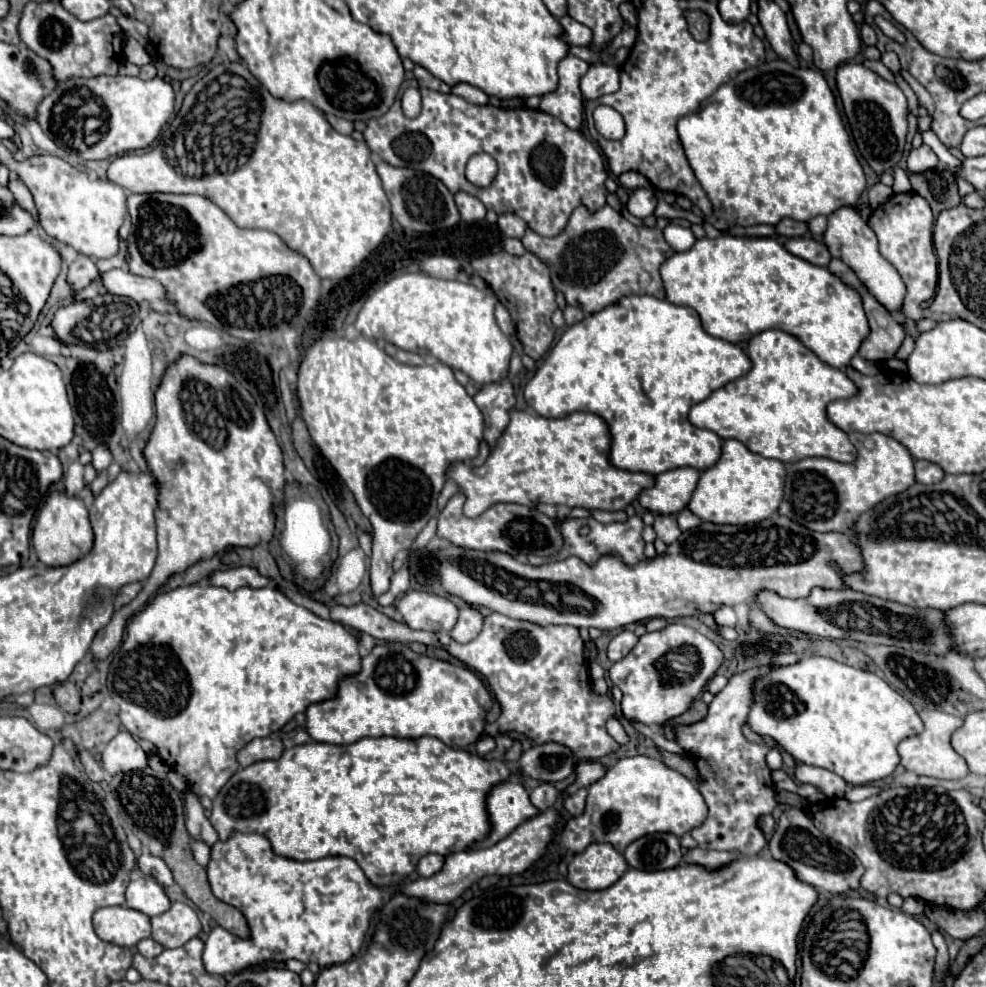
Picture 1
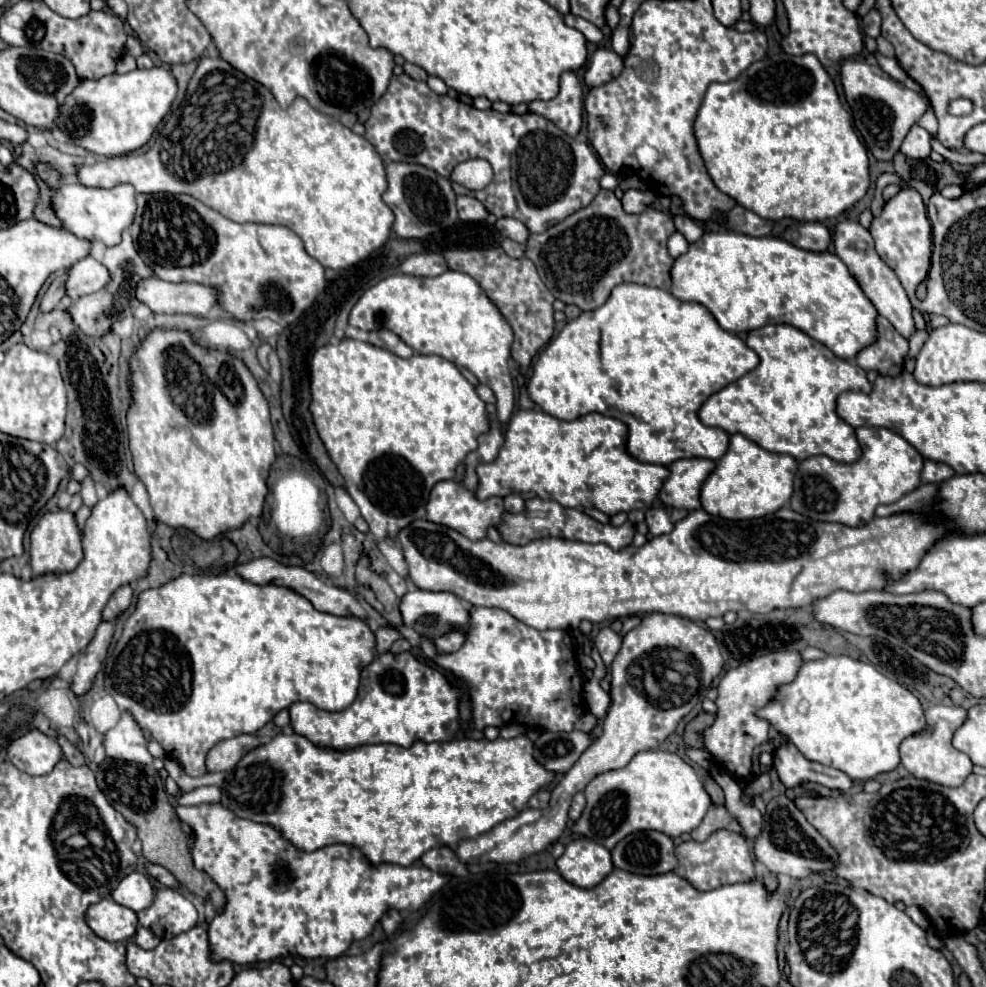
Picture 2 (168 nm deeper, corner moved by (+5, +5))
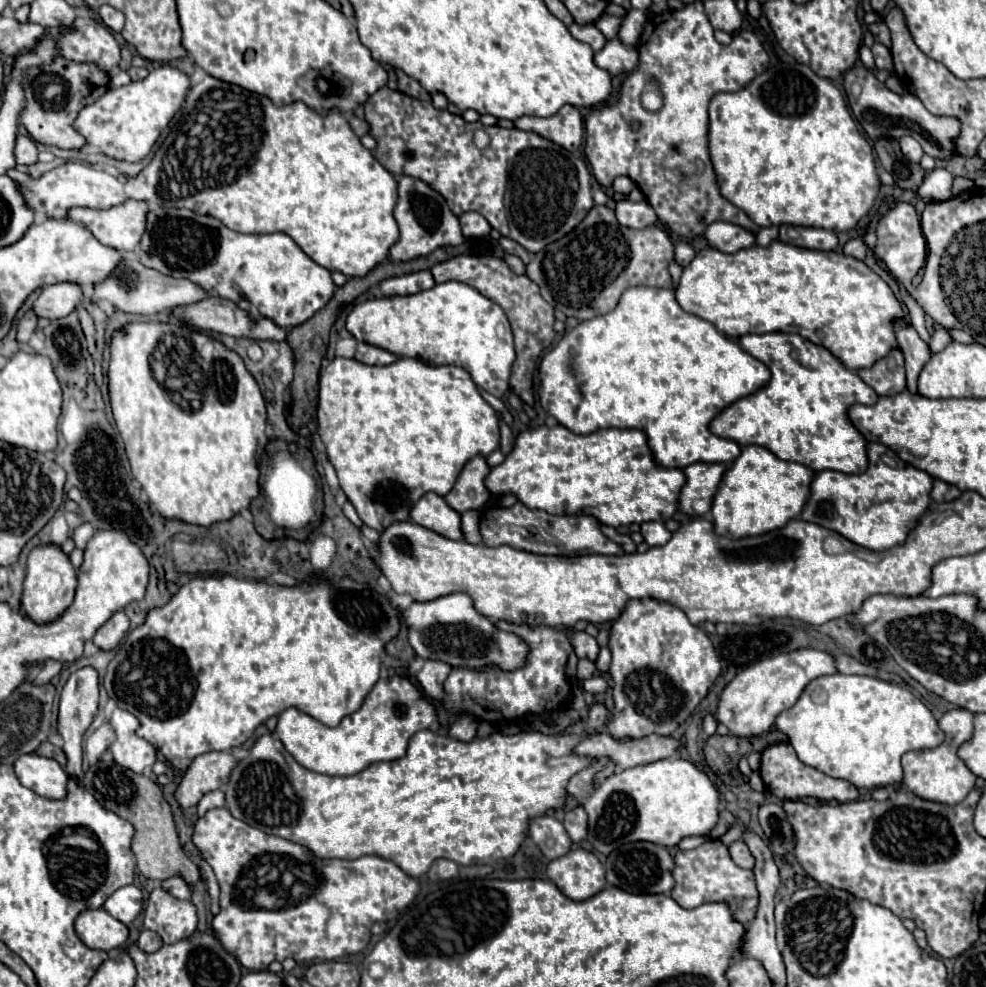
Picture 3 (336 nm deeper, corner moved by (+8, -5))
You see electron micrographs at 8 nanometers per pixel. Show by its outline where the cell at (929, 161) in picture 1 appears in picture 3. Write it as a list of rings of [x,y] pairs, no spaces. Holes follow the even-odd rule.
[[[906,135],[906,137],[900,139],[900,149],[906,155],[906,159],[910,159],[912,163],[920,163],[920,159],[924,155],[922,145],[914,137],[910,137],[910,135]]]

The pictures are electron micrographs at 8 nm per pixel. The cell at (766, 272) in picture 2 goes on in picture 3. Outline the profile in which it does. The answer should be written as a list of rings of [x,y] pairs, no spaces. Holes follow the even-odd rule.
[[[772,241],[770,247],[752,245],[750,249],[740,249],[736,253],[722,253],[714,247],[702,249],[692,263],[684,267],[680,283],[676,285],[676,301],[684,311],[710,321],[720,333],[734,339],[748,333],[798,333],[804,339],[826,347],[852,371],[872,367],[896,347],[892,319],[904,317],[890,287],[870,271],[864,261],[834,251],[800,249],[782,241]]]

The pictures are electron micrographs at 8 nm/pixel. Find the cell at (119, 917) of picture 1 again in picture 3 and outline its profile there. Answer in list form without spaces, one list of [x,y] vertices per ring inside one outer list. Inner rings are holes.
[[[86,909],[76,917],[76,933],[90,949],[114,953],[128,941],[128,927],[114,919],[106,909]]]

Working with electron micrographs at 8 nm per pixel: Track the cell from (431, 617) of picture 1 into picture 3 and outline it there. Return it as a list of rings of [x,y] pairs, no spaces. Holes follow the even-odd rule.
[[[452,593],[426,603],[412,603],[404,611],[404,623],[408,627],[408,641],[416,655],[424,659],[440,659],[452,667],[464,665],[478,669],[494,663],[500,669],[510,671],[520,667],[528,653],[528,647],[520,637],[500,631],[490,619],[480,615],[466,593]]]

